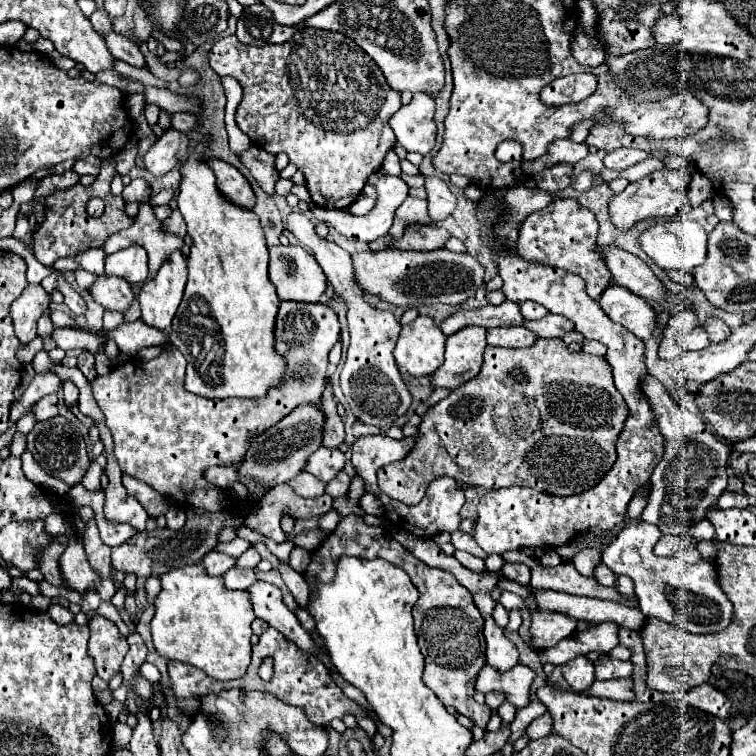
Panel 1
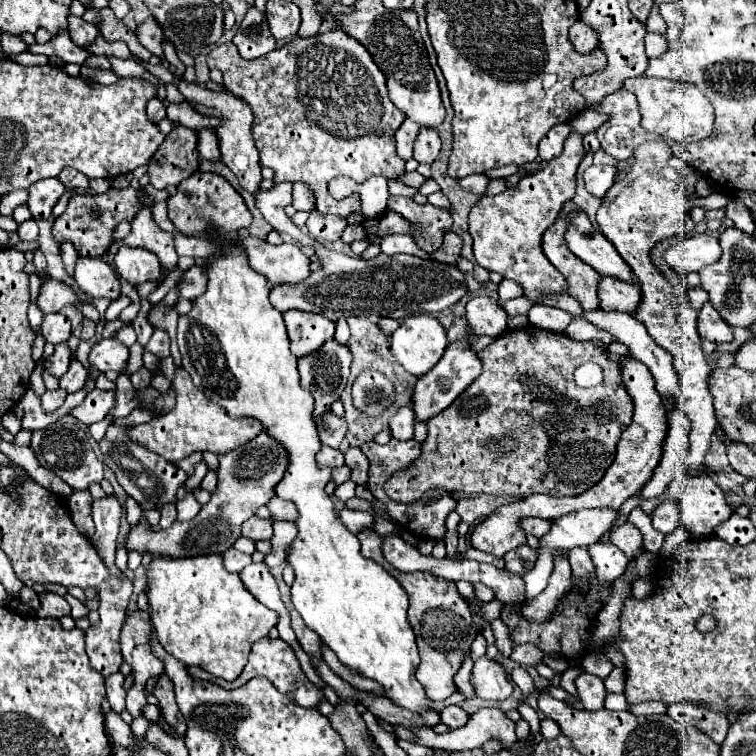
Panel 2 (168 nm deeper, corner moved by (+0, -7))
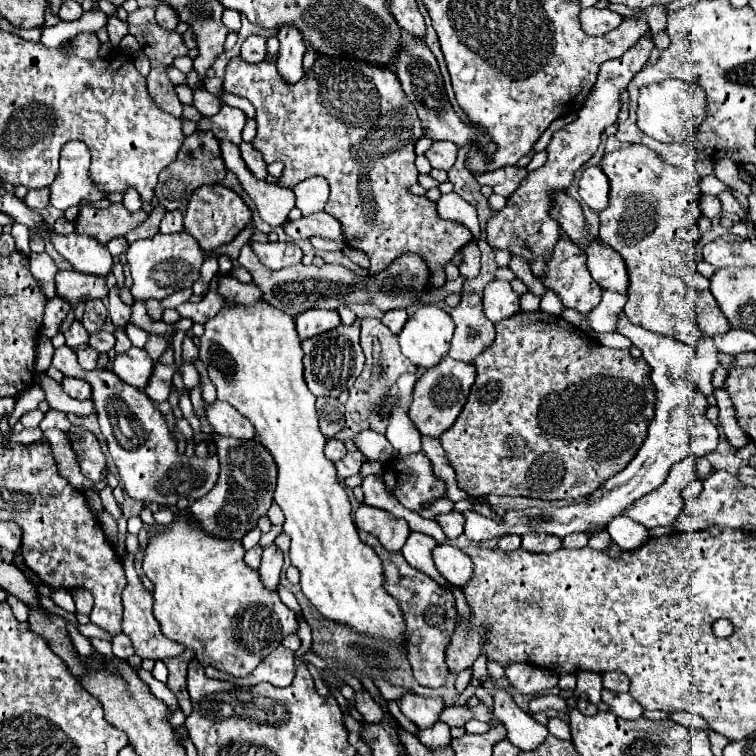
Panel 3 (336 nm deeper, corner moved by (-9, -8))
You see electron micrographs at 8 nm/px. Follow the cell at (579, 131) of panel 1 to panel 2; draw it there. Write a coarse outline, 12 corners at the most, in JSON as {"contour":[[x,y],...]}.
{"contour":[[591,109],[570,122],[571,132],[585,136],[607,120]]}

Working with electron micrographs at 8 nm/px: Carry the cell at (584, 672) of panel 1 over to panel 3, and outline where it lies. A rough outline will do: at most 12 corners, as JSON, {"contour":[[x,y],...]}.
{"contour":[[602,690],[602,702],[624,720],[642,716],[642,706],[630,694]]}

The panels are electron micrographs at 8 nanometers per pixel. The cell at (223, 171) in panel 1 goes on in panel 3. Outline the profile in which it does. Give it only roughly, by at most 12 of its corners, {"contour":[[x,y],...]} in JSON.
{"contour":[[222,184],[198,188],[184,230],[202,250],[232,242],[252,212]]}

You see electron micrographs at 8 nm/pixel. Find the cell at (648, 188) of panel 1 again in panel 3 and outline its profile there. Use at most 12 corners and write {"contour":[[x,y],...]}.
{"contour":[[642,144],[604,154],[600,240],[626,318],[696,348],[682,262],[700,186]]}

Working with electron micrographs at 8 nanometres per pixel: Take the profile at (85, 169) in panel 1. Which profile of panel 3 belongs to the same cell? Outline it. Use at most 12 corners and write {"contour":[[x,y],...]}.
{"contour":[[74,140],[64,148],[52,206],[66,210],[84,200],[106,200],[88,176],[90,152]]}

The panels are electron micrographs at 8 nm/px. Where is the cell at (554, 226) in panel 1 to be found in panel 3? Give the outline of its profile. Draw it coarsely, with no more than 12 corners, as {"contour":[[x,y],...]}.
{"contour":[[568,238],[556,242],[544,284],[566,308],[590,312],[602,288],[586,254]]}

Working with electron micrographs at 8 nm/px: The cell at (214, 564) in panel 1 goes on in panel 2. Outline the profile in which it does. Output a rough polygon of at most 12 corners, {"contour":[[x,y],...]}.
{"contour":[[231,547],[223,553],[227,571],[239,573],[251,555]]}

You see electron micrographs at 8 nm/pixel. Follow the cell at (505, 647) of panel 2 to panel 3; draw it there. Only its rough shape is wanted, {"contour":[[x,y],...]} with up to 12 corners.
{"contour":[[528,664],[504,666],[510,684],[522,694],[558,684],[556,674]]}

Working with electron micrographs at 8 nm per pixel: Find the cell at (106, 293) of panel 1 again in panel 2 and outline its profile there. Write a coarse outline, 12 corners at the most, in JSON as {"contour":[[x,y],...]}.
{"contour":[[79,257],[73,279],[89,297],[117,299],[105,257]]}

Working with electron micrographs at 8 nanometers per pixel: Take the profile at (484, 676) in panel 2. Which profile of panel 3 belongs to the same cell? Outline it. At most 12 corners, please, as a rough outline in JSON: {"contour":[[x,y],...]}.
{"contour":[[494,686],[494,716],[520,750],[538,748],[548,728]]}

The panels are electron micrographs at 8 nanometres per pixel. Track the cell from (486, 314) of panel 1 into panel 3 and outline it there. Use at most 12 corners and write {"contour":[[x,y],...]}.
{"contour":[[532,292],[520,296],[524,312],[536,312],[540,298]]}

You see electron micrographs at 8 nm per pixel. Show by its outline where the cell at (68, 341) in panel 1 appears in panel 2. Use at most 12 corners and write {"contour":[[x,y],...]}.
{"contour":[[119,339],[95,343],[89,363],[125,373],[129,349]]}

